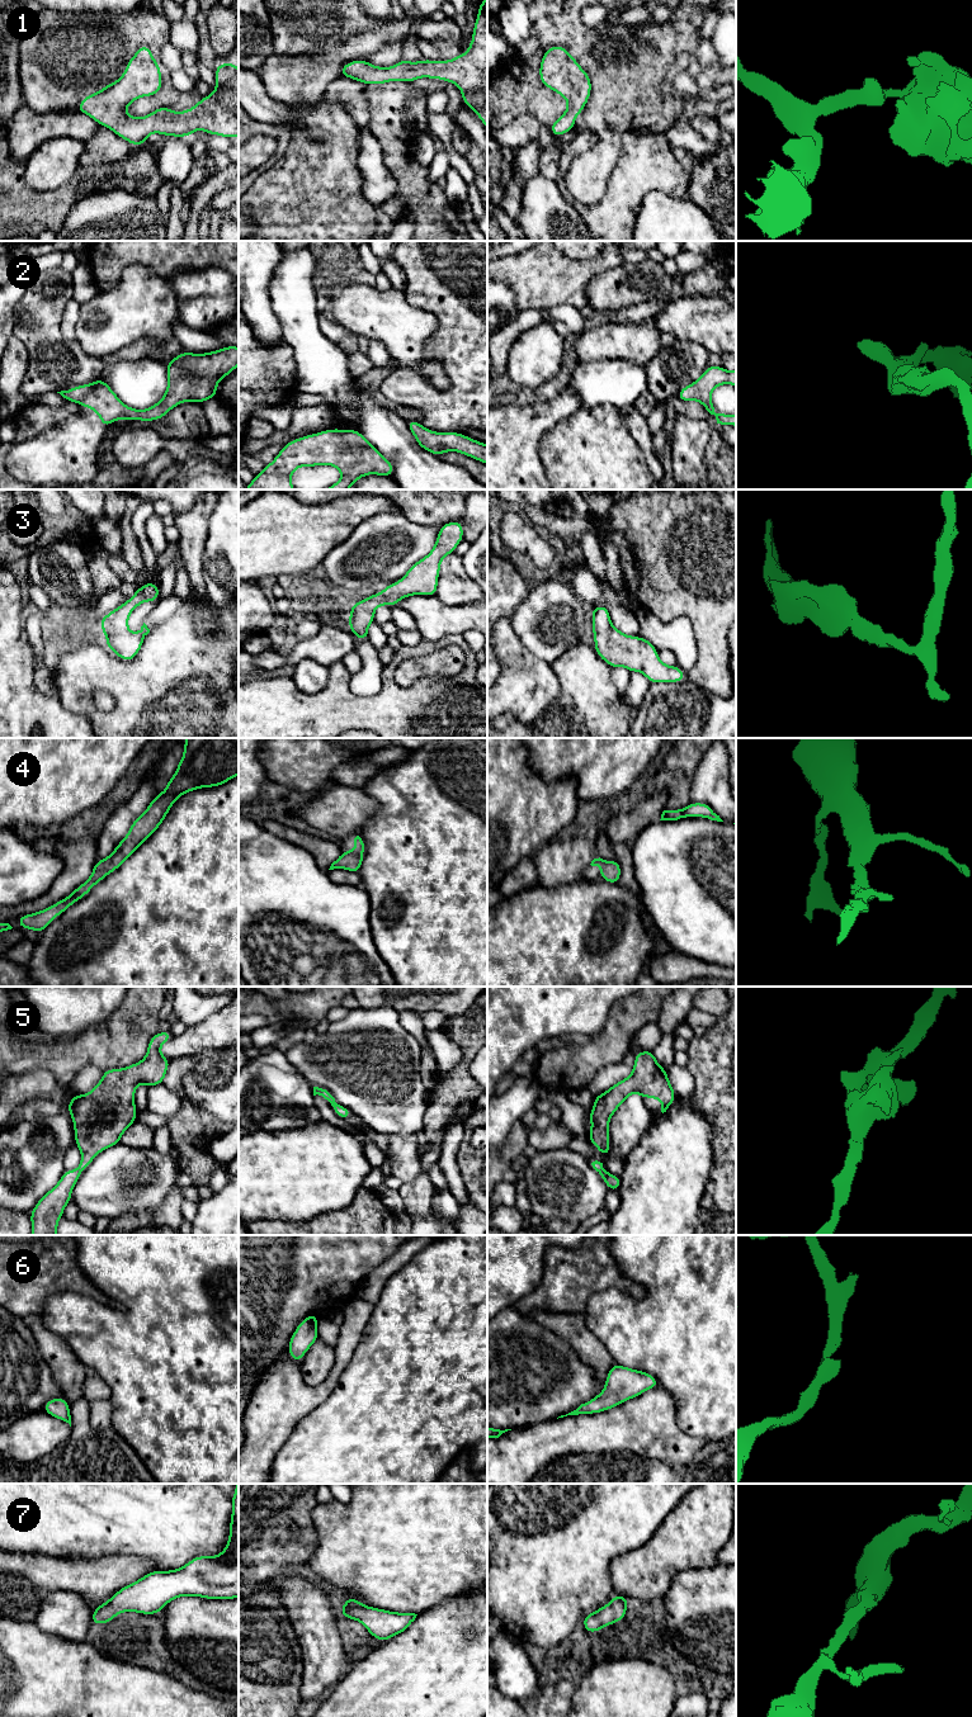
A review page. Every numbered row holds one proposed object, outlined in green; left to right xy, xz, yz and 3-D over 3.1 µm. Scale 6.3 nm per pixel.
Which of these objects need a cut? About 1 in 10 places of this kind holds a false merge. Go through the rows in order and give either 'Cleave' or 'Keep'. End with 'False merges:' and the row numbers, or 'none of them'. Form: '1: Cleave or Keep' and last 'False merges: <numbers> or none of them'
1: Keep
2: Keep
3: Keep
4: Keep
5: Keep
6: Keep
7: Keep
False merges: none of them

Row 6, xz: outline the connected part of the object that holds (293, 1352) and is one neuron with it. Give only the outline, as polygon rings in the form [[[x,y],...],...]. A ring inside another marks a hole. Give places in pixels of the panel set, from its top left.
[[[317,1314],[305,1318],[292,1334],[288,1345],[288,1354],[293,1358],[293,1361],[301,1363],[303,1354],[307,1353],[310,1347],[319,1339],[319,1318],[320,1316]]]

